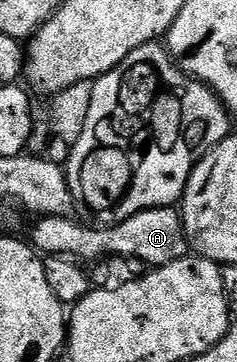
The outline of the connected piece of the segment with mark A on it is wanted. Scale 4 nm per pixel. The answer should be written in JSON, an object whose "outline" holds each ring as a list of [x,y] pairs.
{"outline":[[[176,206],[145,207],[127,220],[95,226],[97,228],[76,221],[74,218],[53,215],[38,218],[33,229],[34,248],[48,256],[68,256],[87,263],[105,256],[123,257],[129,261],[132,258],[141,259],[149,267],[178,261],[189,251],[188,237]]]}

